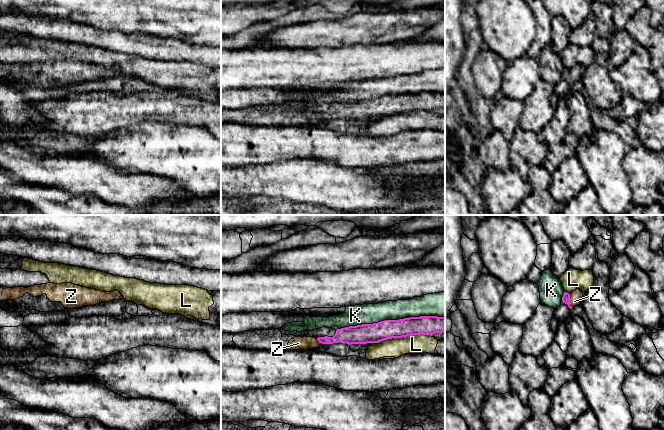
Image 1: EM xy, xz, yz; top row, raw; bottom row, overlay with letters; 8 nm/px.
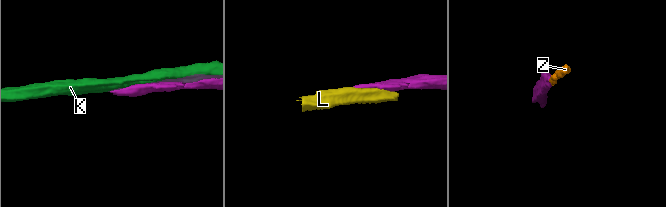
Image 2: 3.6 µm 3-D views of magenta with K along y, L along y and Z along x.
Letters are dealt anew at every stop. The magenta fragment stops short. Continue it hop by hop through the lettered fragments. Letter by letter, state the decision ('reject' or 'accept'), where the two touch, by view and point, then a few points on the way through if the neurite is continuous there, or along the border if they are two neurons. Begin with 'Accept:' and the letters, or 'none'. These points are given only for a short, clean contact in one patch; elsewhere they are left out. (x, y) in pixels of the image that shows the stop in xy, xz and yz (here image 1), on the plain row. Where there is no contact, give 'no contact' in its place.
Accept: Z
K: reject; meets magenta in xz at (390, 96)
L: reject; meets magenta in xz at (412, 110)
Z: accept; meets magenta in yz at (569, 76); runs through yz (566, 72), (569, 76), (576, 72)

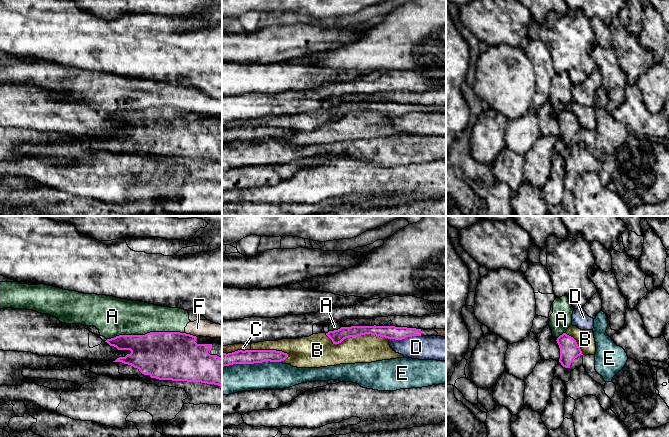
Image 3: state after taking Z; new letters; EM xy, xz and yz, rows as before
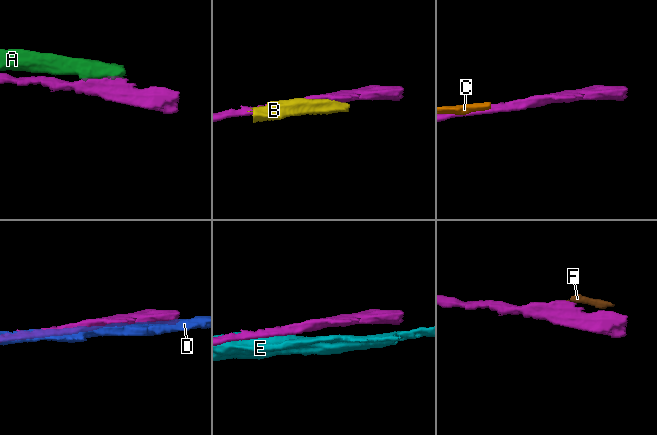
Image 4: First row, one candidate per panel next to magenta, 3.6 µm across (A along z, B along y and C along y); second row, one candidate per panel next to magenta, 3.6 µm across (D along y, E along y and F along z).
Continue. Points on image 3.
Accept: none
A: reject; meets magenta in xy at (145, 110)
B: reject; meets magenta in xz at (356, 112)
C: reject; meets magenta in xz at (236, 127)
D: reject; meets magenta in xz at (404, 114)
E: reject; meets magenta in xz at (250, 139)
F: reject; meets magenta in xy at (191, 111); border along xy (185, 108), (196, 113)

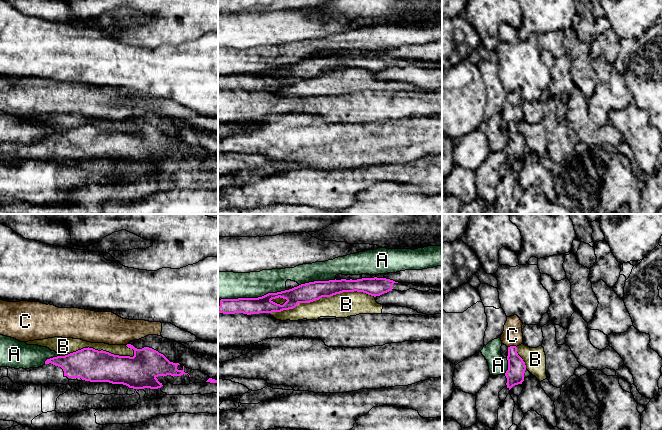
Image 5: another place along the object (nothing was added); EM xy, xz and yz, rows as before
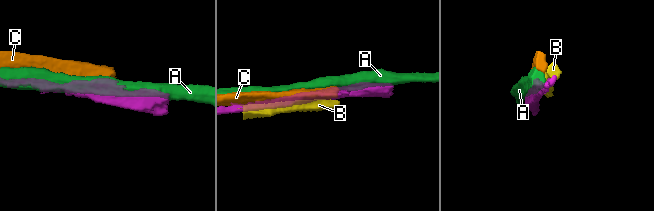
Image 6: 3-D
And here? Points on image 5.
Accept: none
A: reject; meets magenta in xz at (252, 74)
B: reject; meets magenta in xz at (322, 72)
C: reject; meets magenta in yz at (512, 122)

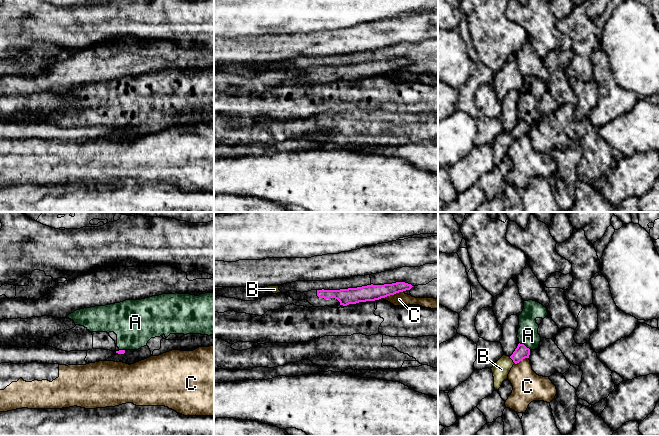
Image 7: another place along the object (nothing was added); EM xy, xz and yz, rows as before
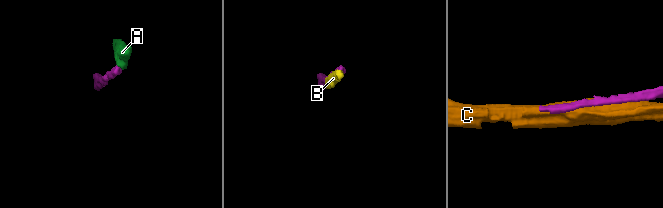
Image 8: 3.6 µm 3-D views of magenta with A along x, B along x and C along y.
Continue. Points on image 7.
Accept: B
A: reject; meets magenta in yz at (524, 121); border along yz (519, 118), (530, 125)
B: accept; meets magenta in yz at (512, 135); runs through yz (521, 128), (512, 135), (501, 145)
C: reject; meets magenta in xz at (392, 70)

